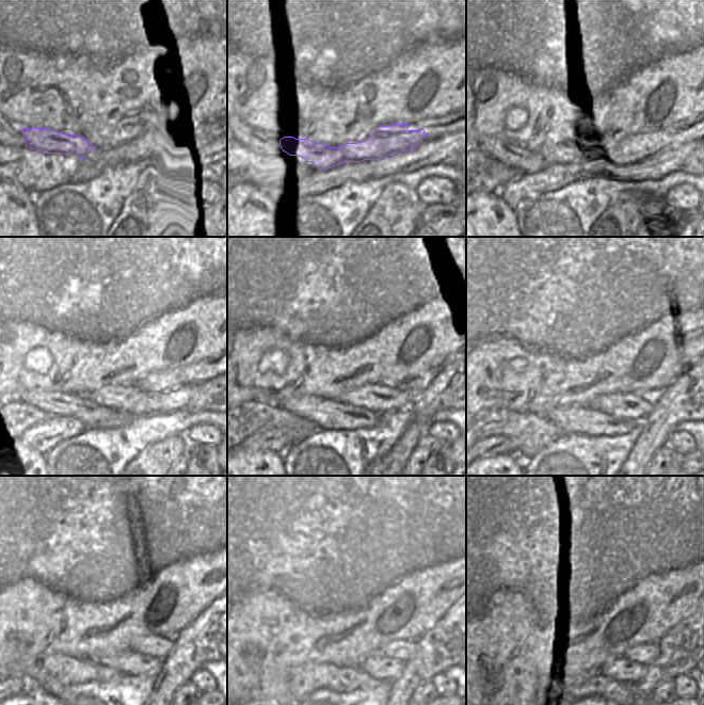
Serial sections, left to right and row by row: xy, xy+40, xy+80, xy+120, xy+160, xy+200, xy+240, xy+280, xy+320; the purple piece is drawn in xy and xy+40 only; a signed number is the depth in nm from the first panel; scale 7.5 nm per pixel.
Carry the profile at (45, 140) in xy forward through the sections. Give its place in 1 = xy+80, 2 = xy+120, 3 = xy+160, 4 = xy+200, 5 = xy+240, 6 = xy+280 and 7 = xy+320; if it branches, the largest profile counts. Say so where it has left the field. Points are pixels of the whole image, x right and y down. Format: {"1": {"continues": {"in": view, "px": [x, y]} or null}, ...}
{"1": {"continues": {"in": "xy+80", "px": [638, 146]}}, "2": {"continues": {"in": "xy+120", "px": [143, 398]}}, "3": {"continues": {"in": "xy+160", "px": [377, 398]}}, "4": {"continues": {"in": "xy+200", "px": [630, 405]}}, "5": {"continues": {"in": "xy+240", "px": [158, 646]}}, "6": {"continues": {"in": "xy+280", "px": [401, 650]}}, "7": {"continues": {"in": "xy+320", "px": [645, 654]}}}

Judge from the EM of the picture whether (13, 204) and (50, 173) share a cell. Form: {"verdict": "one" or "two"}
{"verdict": "two"}

